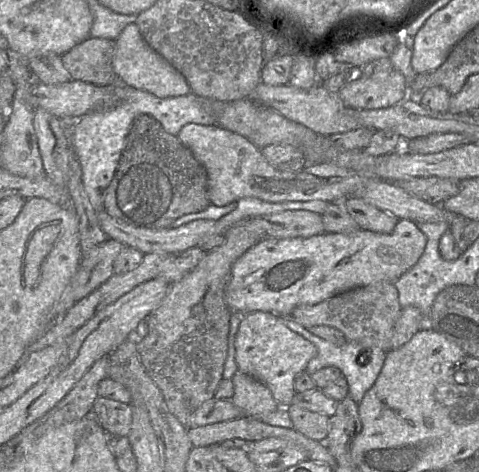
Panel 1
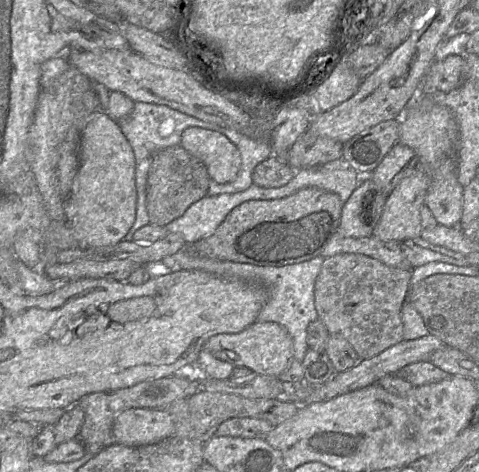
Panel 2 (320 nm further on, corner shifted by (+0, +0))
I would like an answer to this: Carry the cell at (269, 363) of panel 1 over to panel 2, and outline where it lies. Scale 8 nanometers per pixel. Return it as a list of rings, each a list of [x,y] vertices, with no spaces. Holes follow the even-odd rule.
[[[256,321],[238,333],[214,335],[203,345],[203,350],[234,368],[248,368],[257,375],[278,377],[293,360],[293,342],[287,329],[276,322]]]

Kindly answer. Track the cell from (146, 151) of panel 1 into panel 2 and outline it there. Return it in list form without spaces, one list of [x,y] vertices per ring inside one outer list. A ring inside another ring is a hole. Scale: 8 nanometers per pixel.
[[[182,145],[157,152],[148,173],[146,208],[150,224],[165,227],[182,217],[187,209],[207,196],[210,177],[204,163],[190,154]]]

